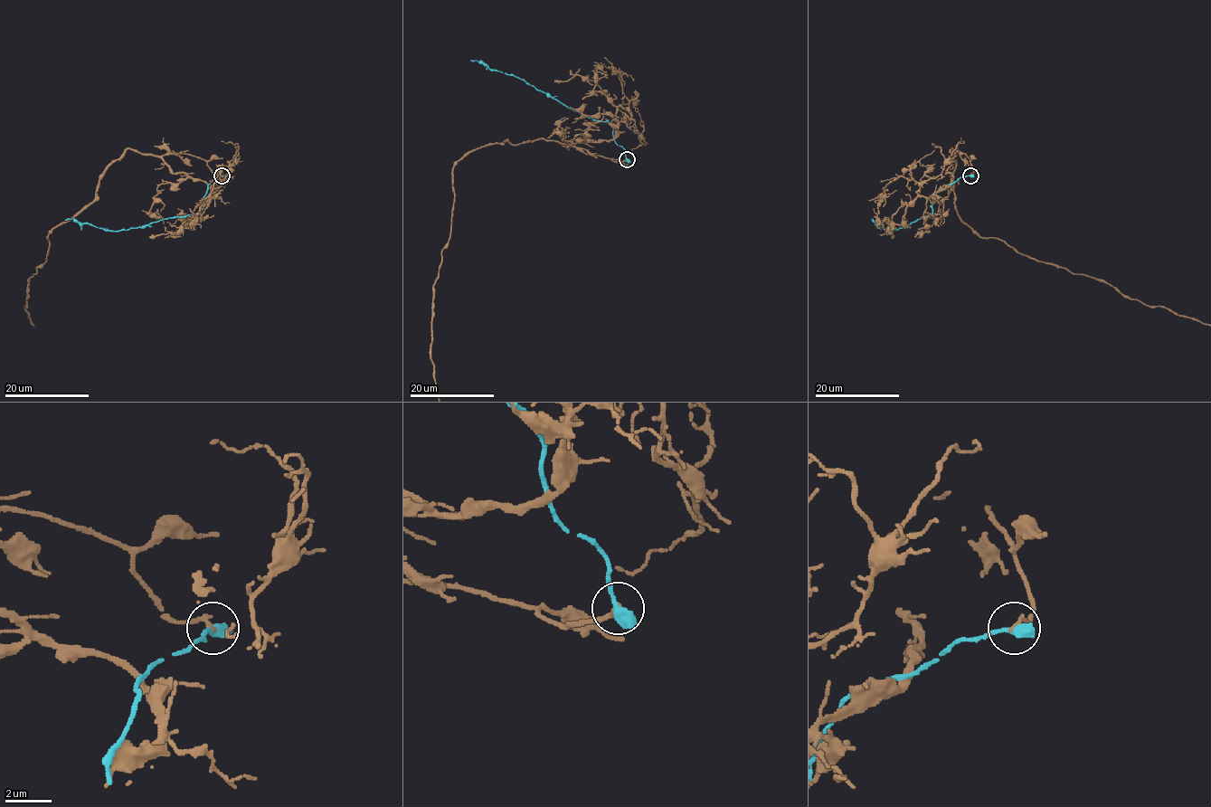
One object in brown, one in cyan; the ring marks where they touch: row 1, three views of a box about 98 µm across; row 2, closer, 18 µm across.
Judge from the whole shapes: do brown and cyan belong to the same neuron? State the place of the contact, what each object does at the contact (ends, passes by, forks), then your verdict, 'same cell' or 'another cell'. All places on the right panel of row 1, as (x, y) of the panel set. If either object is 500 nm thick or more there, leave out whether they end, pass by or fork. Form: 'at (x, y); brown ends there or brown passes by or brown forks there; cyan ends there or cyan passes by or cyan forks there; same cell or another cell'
at (970, 175); another cell

